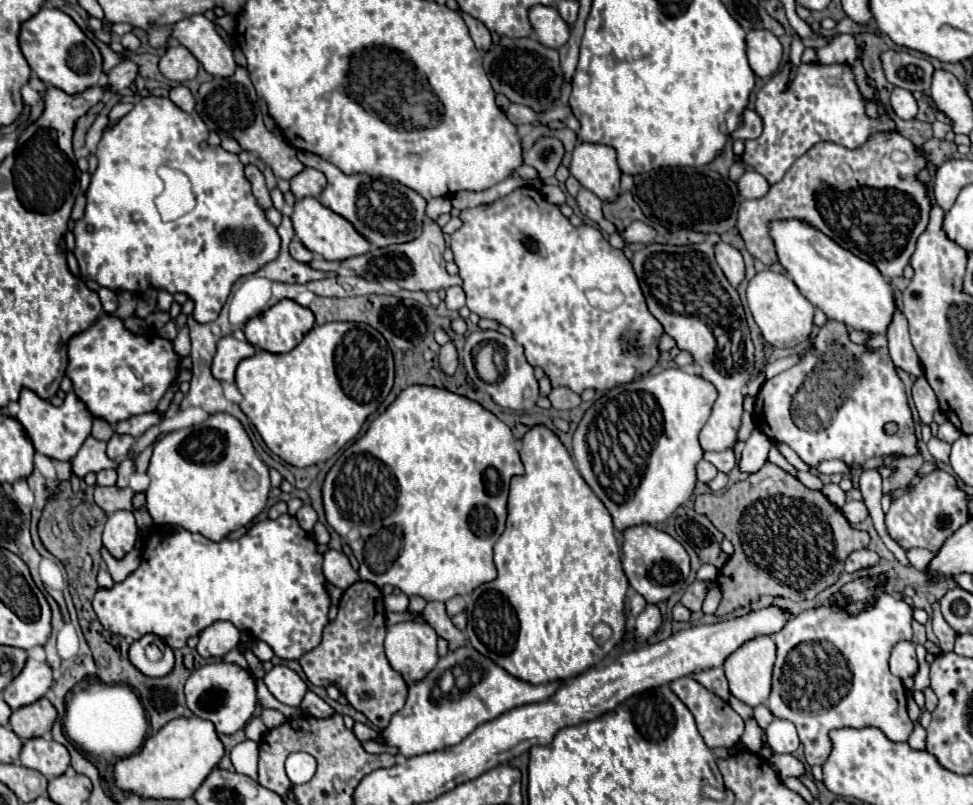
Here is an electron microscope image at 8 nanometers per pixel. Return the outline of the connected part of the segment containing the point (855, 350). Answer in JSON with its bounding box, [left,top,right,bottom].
[754,319,918,467]

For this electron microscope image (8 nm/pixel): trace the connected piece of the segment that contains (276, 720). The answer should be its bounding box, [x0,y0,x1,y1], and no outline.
[261,707,286,730]

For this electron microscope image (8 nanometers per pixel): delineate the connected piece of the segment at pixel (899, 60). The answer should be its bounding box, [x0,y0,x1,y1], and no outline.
[880,51,934,93]

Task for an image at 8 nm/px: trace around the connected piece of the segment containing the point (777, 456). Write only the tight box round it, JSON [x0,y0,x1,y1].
[768,445,798,475]

